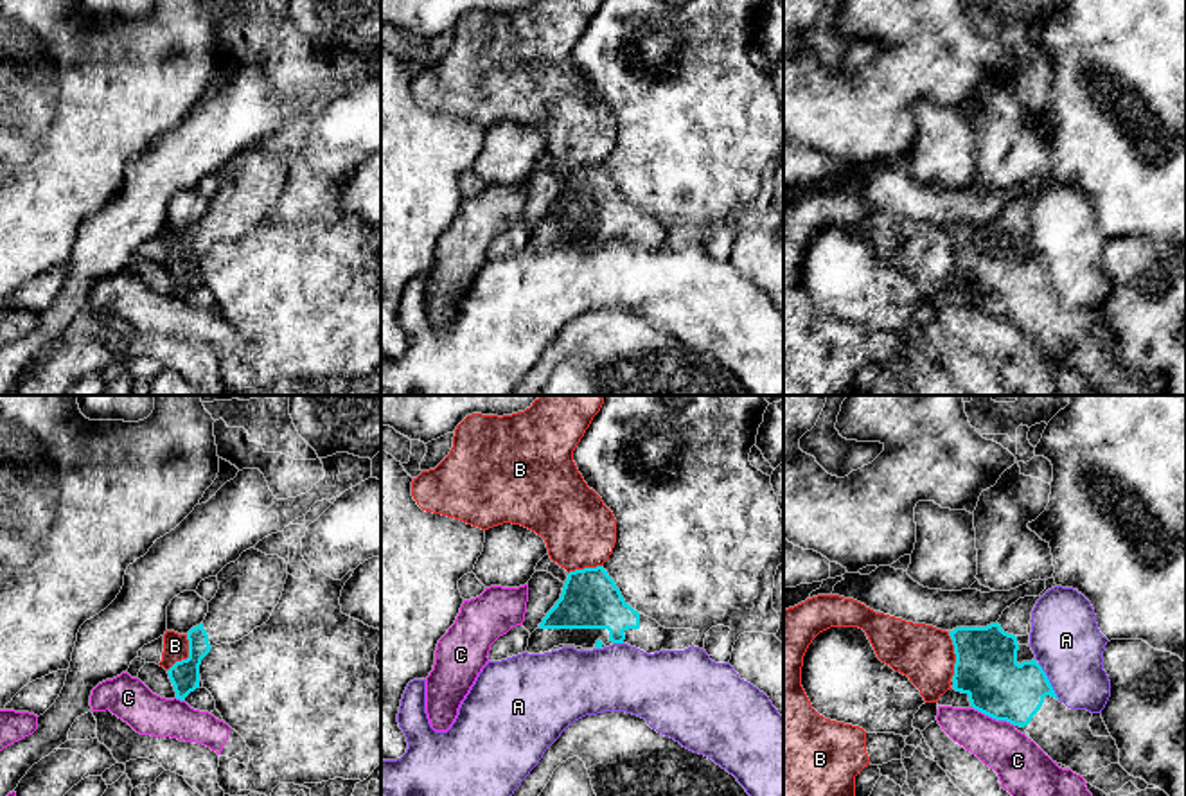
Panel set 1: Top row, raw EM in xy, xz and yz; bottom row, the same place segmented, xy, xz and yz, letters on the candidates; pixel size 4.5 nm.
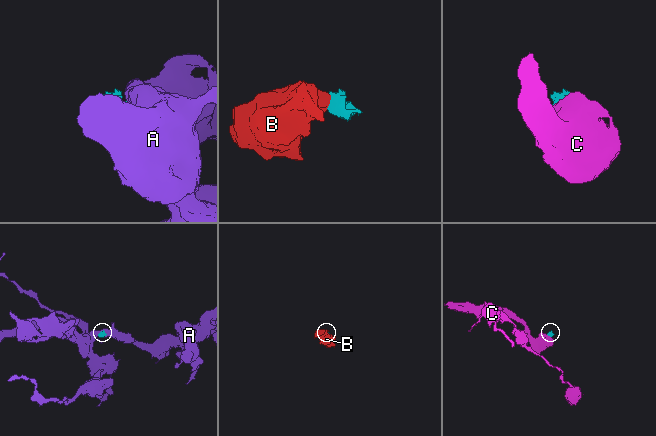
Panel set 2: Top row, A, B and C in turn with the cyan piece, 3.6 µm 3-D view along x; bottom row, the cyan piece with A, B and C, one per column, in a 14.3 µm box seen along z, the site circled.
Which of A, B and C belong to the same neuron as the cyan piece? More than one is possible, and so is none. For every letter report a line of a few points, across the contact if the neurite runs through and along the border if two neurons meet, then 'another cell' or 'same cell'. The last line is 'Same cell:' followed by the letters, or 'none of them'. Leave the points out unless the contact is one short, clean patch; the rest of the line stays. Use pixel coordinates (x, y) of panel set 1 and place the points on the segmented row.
A: line yz (1037, 663), (1059, 698); another cell
B: line yz (947, 633), (955, 654), (953, 678); another cell
C: another cell
Same cell: none of them

